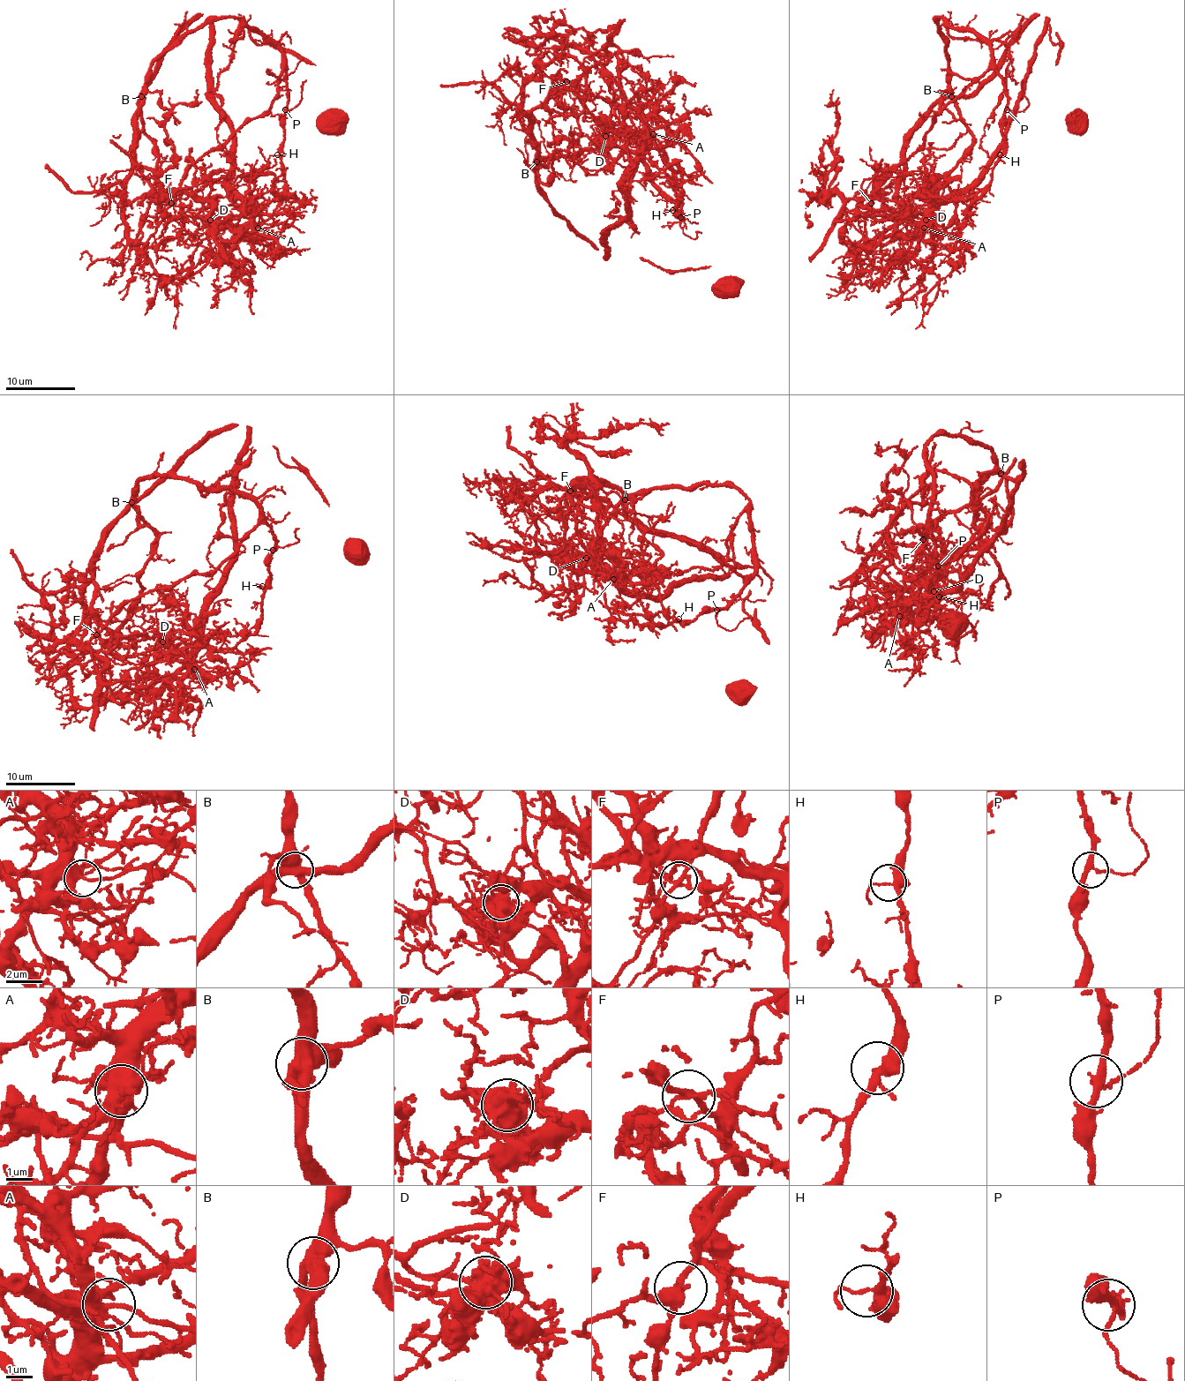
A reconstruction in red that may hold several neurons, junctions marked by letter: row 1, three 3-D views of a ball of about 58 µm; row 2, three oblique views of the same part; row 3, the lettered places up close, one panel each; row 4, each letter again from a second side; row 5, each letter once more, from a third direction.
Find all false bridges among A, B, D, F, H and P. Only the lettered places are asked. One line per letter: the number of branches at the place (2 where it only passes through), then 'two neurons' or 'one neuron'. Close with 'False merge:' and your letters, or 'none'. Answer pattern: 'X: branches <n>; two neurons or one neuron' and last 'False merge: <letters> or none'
A: branches 6; one neuron
B: branches 5; two neurons
D: branches 6; two neurons
F: branches 3; two neurons
H: branches 3; one neuron
P: branches 3; one neuron
False merge: B, D, F

